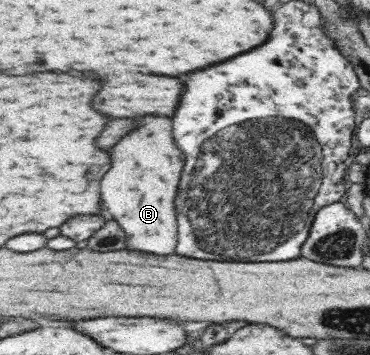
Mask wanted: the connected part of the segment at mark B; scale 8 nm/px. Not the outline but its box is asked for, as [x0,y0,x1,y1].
[102,116,185,256]

